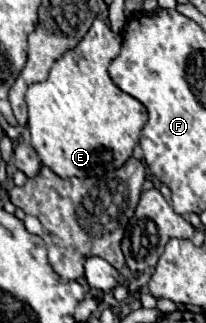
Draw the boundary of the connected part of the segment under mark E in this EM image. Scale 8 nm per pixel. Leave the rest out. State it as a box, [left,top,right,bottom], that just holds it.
[26,18,148,178]

